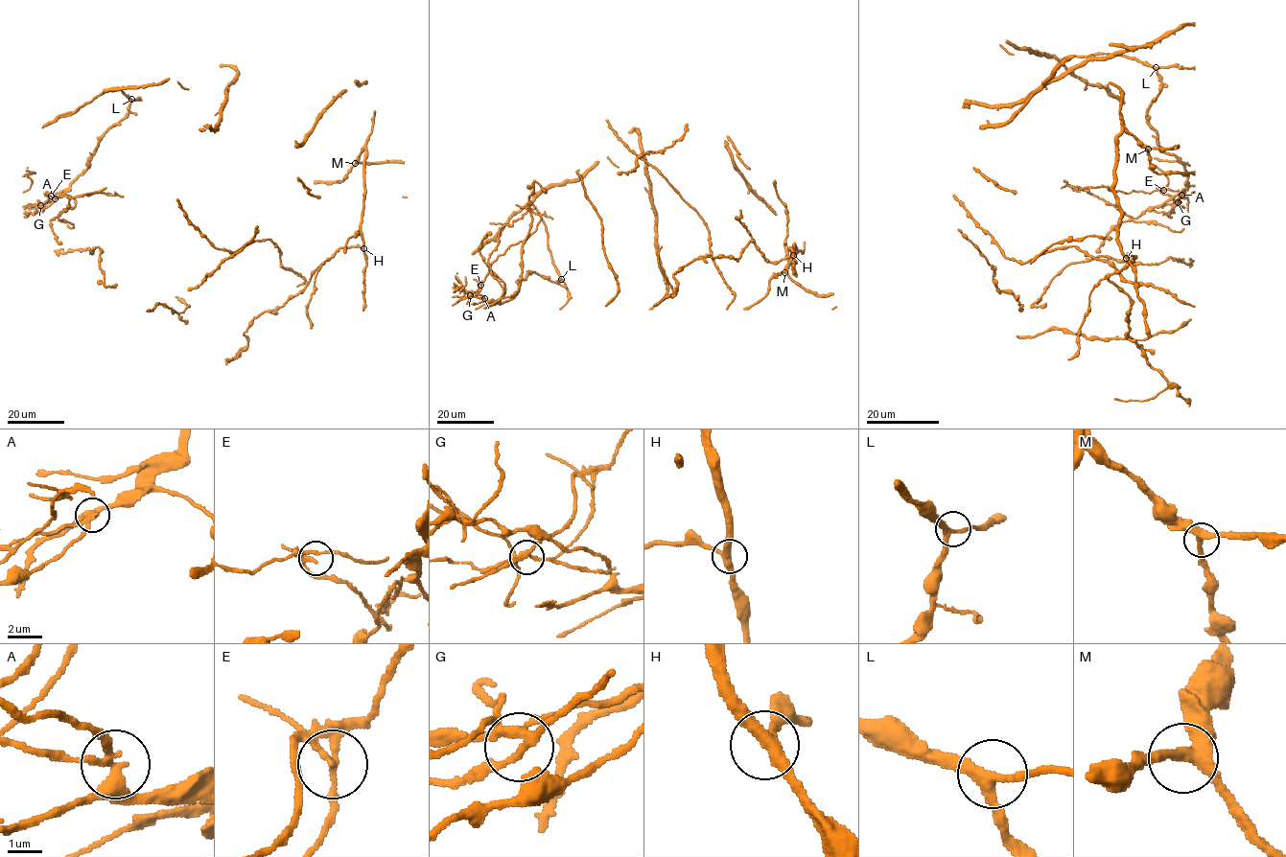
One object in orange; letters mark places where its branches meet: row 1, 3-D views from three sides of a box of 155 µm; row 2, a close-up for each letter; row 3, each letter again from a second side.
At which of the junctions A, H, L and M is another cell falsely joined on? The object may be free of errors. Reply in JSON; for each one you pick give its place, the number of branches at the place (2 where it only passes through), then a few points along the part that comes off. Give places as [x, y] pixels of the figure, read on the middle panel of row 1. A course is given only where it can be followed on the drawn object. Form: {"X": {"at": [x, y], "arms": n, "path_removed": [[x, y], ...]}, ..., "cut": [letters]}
{"A": {"at": [484, 298], "arms": 4, "path_removed": [[484, 298], [471, 295], [490, 266], [536, 228], [528, 209], [500, 228], [489, 257], [497, 300]]}, "cut": ["A"]}

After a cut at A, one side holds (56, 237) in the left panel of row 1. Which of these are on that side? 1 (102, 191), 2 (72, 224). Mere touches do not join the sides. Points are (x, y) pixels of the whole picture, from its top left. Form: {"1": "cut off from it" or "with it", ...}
{"1": "cut off from it", "2": "cut off from it"}

